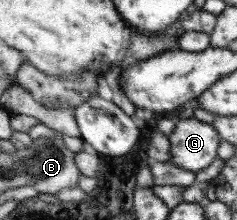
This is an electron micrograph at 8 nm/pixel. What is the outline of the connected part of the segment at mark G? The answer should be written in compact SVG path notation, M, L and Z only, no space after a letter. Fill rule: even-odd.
M193 116L176 119L166 139L169 141L169 163L192 173L211 164L217 156L216 148L220 141L211 123L198 121Z

